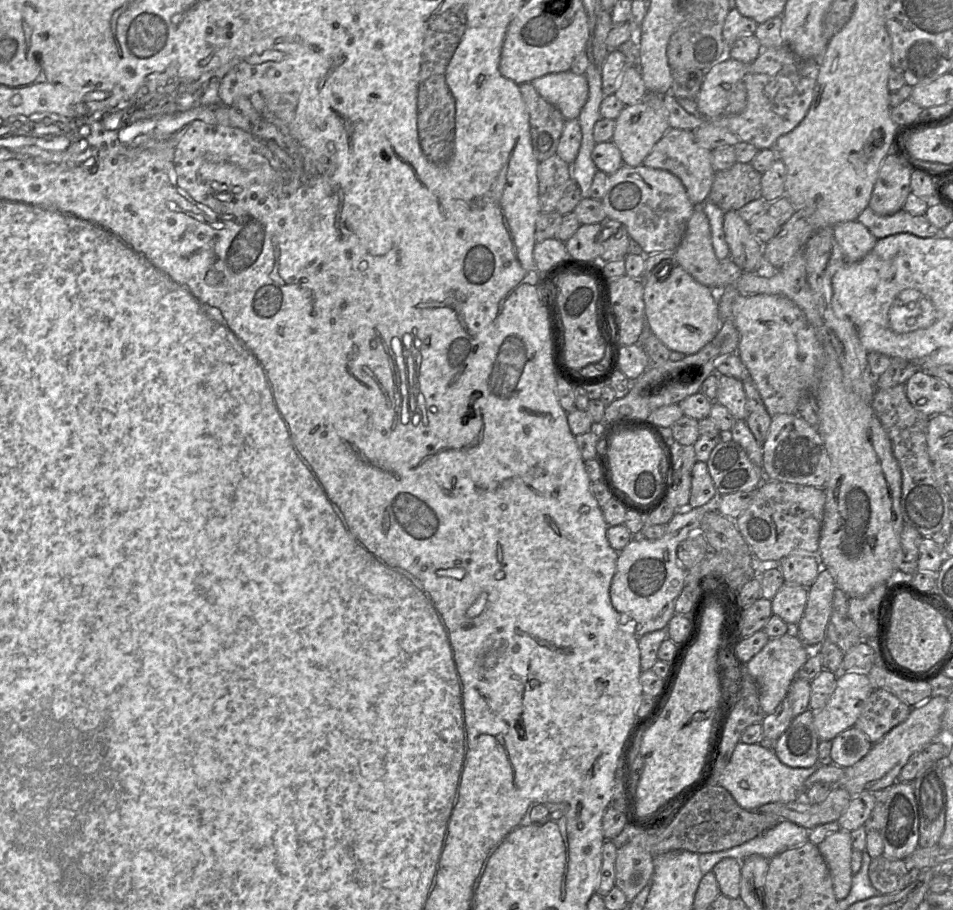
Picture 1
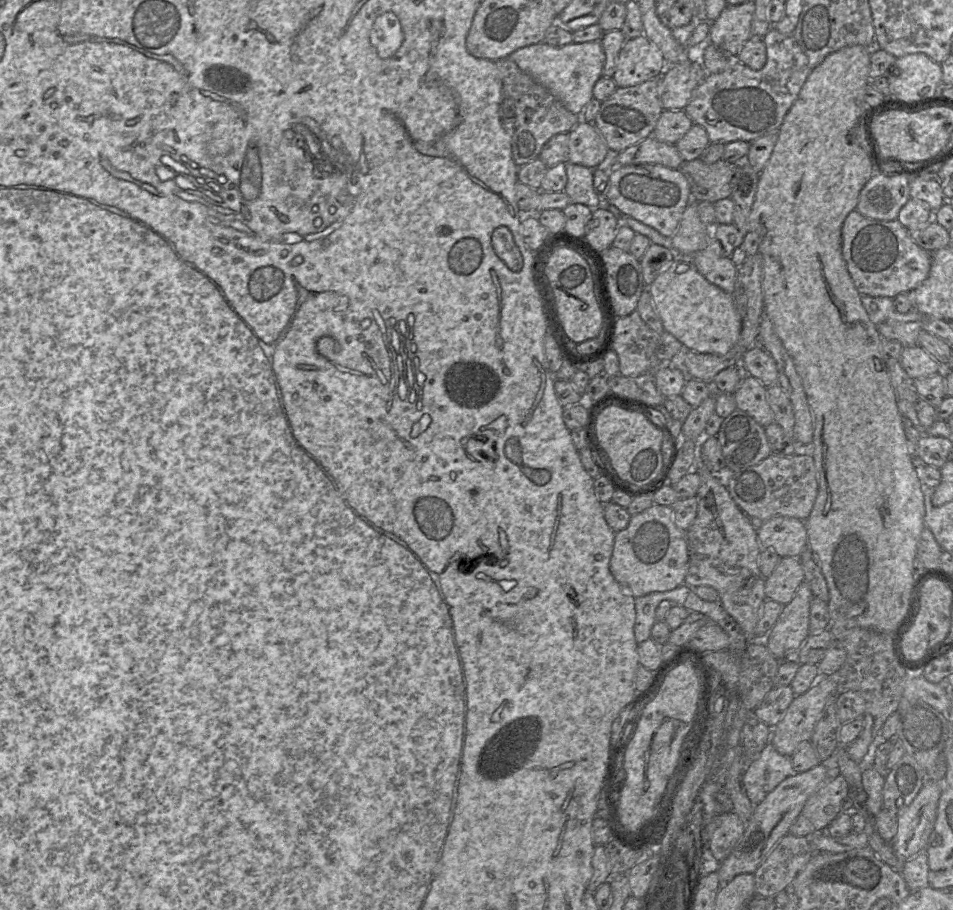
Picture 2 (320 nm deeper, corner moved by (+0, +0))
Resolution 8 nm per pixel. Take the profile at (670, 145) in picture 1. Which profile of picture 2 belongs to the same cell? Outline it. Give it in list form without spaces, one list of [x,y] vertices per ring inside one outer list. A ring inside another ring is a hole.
[[[649,136],[625,150],[611,154],[610,168],[627,165],[659,164],[672,169],[679,169],[683,159],[675,145],[667,144]]]

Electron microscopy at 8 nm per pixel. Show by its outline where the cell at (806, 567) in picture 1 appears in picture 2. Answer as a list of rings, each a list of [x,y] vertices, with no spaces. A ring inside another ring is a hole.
[[[776,516],[757,525],[762,548],[773,548],[783,557],[799,557],[808,547],[805,522],[793,517]]]

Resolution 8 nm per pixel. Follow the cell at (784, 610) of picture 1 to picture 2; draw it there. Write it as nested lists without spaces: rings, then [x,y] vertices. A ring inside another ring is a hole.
[[[783,557],[765,580],[766,599],[782,605],[792,601],[799,585],[804,581],[804,570],[798,557]]]

